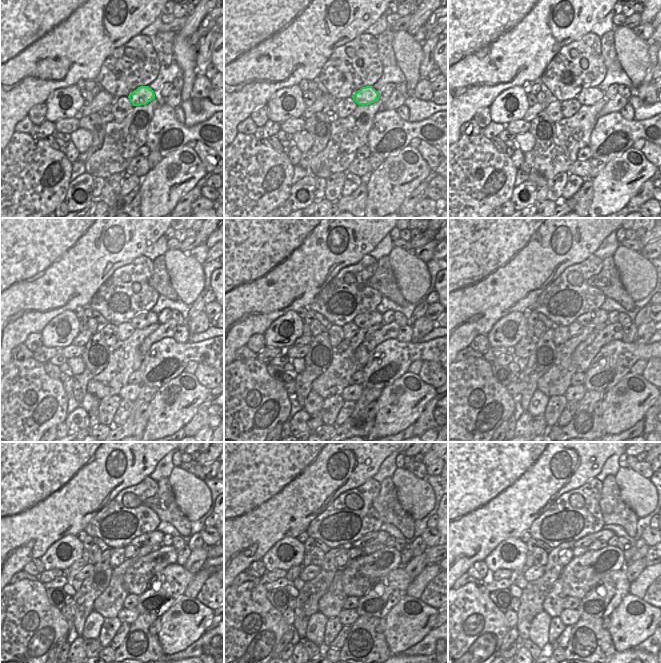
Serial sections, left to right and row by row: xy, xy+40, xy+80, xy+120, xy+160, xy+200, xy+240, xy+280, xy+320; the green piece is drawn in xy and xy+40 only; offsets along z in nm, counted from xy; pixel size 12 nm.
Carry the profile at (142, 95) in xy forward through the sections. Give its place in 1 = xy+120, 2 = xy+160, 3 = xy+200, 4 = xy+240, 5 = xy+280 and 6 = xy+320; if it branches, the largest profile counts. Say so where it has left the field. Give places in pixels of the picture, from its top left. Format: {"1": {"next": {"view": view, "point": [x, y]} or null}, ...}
{"1": {"next": {"view": "xy+120", "point": [140, 321]}}, "2": {"next": {"view": "xy+160", "point": [362, 321]}}, "3": {"next": {"view": "xy+200", "point": [595, 317]}}, "4": {"next": {"view": "xy+240", "point": [151, 538]}}, "5": {"next": {"view": "xy+280", "point": [379, 537]}}, "6": {"next": {"view": "xy+320", "point": [603, 535]}}}

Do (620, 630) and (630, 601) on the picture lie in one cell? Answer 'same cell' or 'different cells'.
same cell

